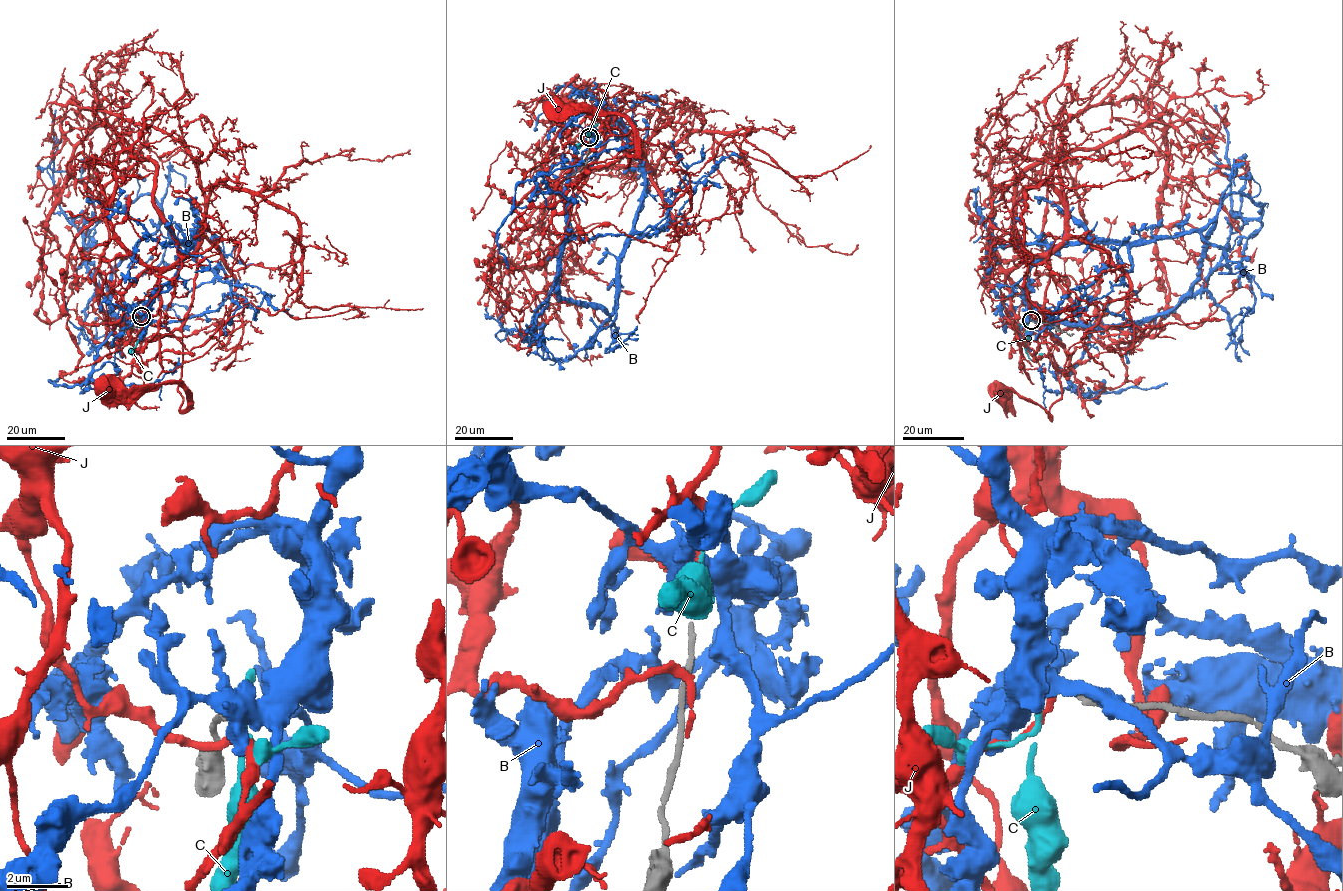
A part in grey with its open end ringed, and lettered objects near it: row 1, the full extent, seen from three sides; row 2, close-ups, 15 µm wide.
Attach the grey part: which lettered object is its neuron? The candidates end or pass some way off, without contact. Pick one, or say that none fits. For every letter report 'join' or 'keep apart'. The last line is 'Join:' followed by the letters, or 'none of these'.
B: keep apart
C: keep apart
J: keep apart
Join: none of these

